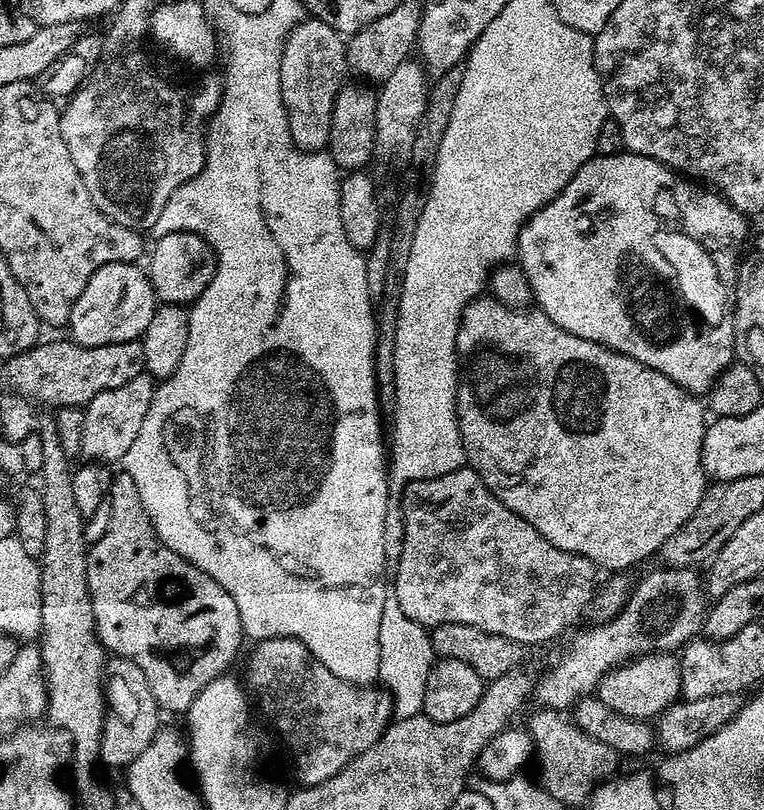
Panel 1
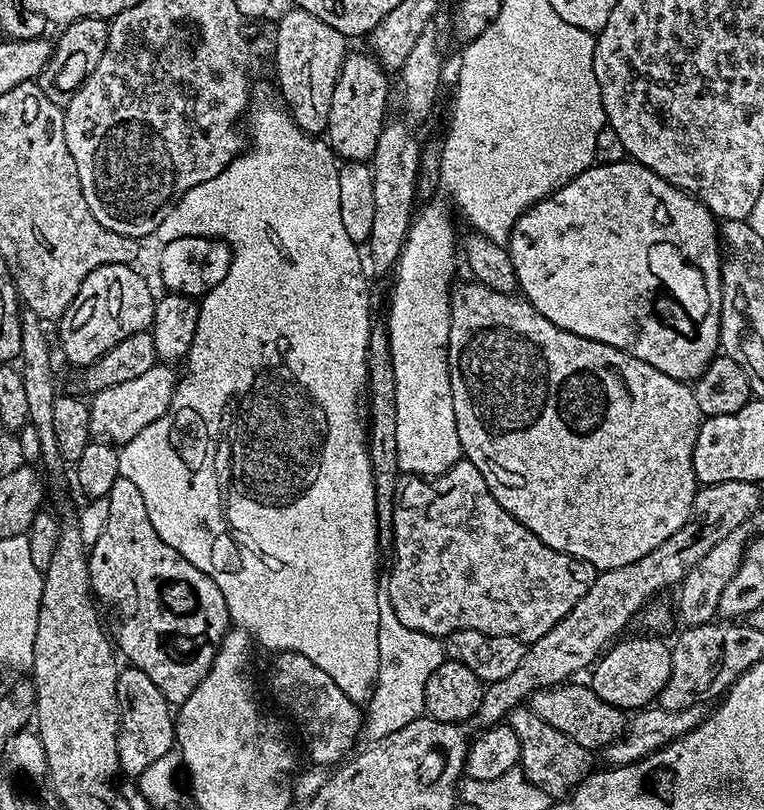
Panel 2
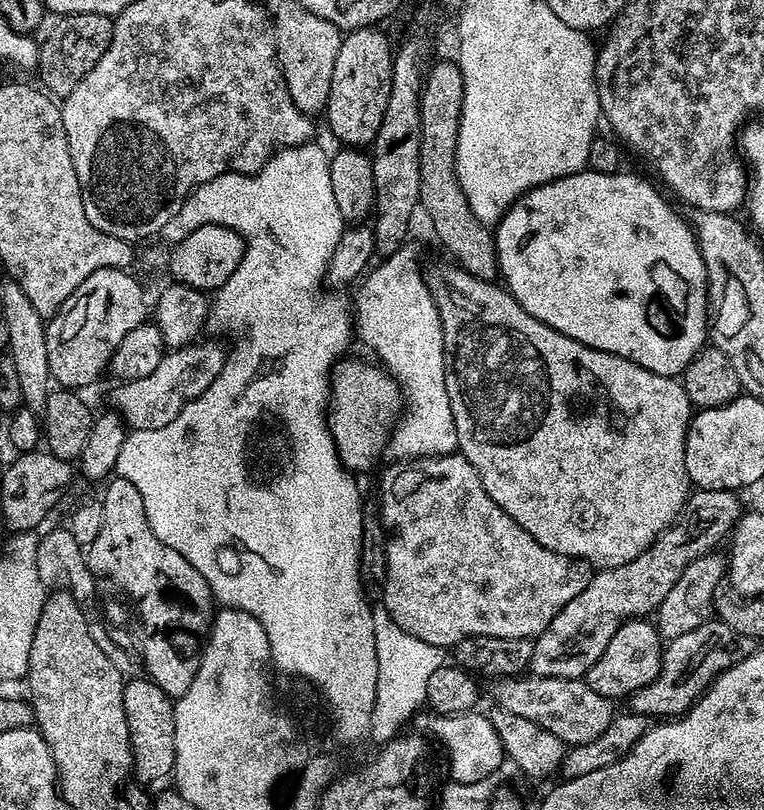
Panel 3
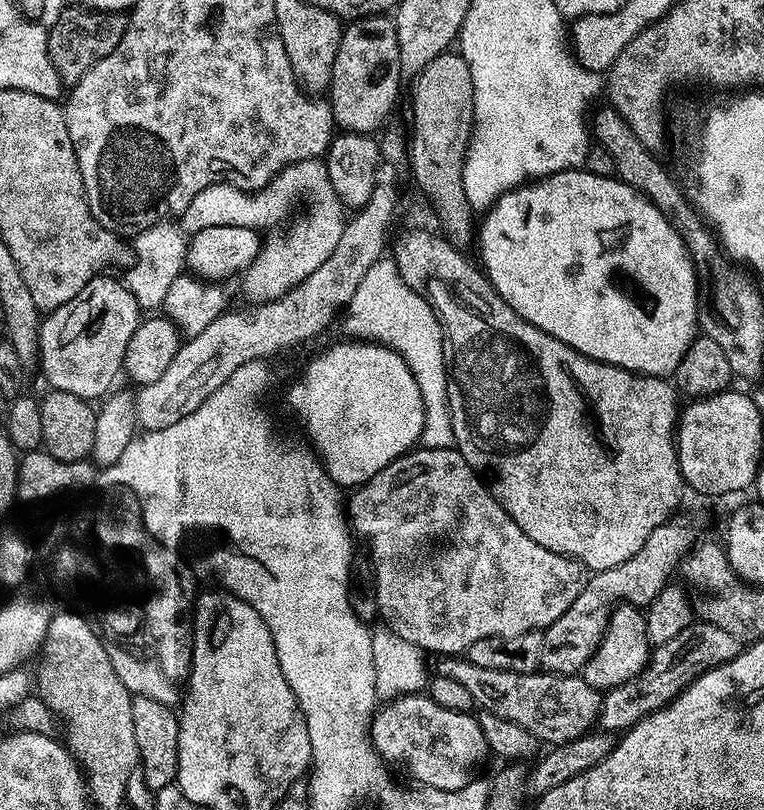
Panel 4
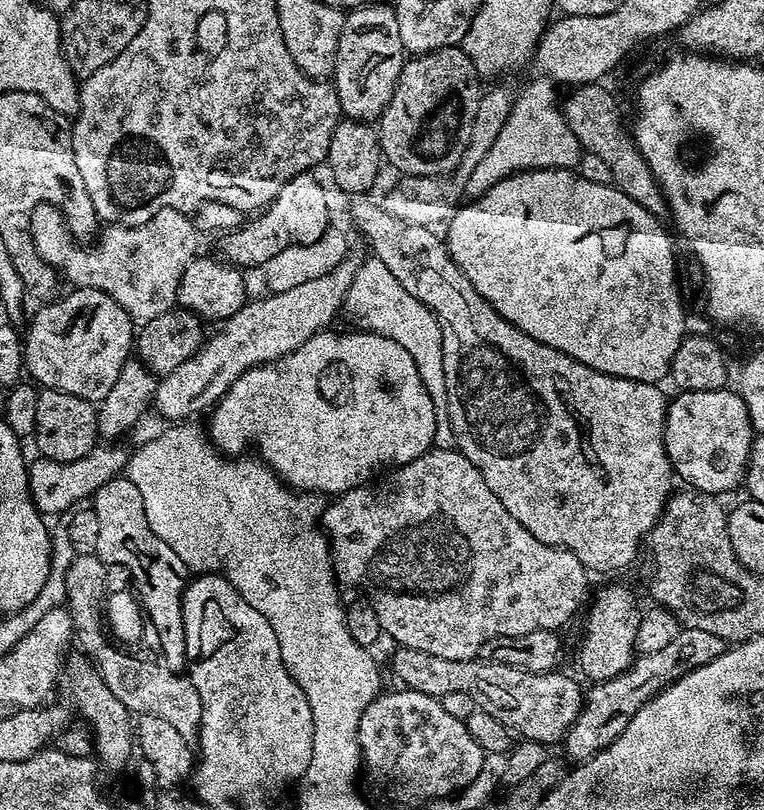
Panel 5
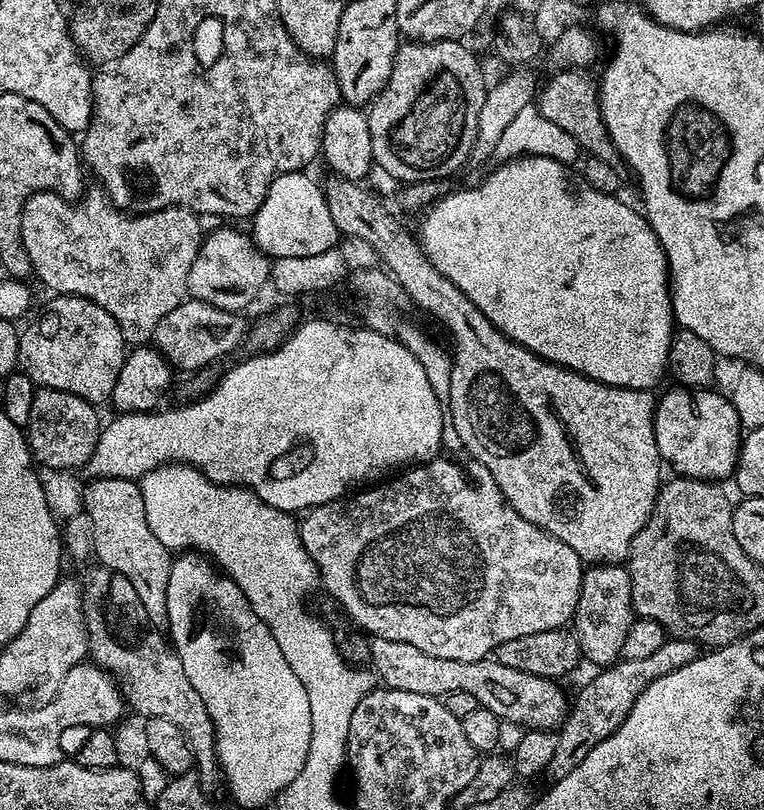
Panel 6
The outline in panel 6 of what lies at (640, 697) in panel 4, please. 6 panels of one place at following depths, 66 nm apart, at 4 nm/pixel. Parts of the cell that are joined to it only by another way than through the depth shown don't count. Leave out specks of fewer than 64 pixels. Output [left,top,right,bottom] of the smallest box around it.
[547,638,702,781]

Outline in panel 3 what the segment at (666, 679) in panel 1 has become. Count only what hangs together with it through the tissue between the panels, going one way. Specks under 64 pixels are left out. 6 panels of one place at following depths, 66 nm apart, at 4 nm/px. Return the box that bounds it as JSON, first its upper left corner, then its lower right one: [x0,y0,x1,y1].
[586,618,663,702]

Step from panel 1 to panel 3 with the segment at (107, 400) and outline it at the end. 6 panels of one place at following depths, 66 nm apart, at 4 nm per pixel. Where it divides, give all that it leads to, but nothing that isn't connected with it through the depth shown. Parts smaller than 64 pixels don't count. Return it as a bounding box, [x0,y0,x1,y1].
[111,340,226,430]

